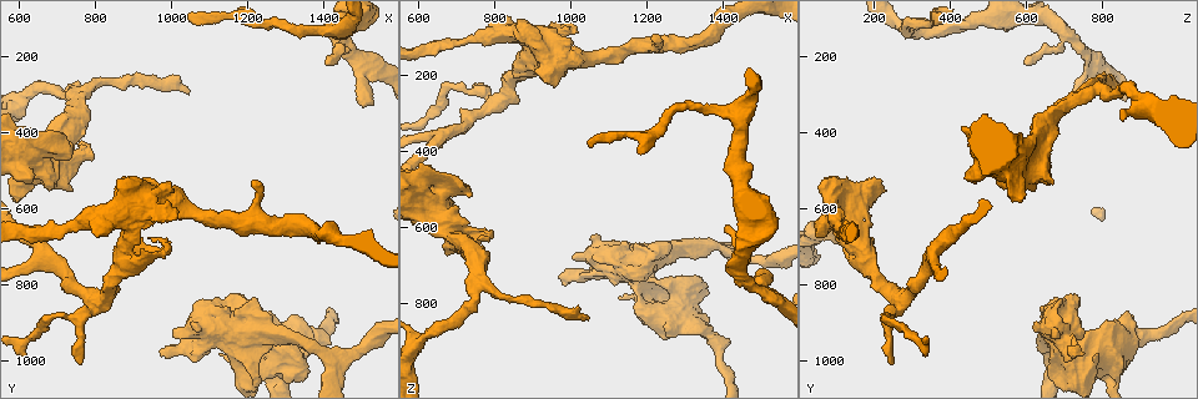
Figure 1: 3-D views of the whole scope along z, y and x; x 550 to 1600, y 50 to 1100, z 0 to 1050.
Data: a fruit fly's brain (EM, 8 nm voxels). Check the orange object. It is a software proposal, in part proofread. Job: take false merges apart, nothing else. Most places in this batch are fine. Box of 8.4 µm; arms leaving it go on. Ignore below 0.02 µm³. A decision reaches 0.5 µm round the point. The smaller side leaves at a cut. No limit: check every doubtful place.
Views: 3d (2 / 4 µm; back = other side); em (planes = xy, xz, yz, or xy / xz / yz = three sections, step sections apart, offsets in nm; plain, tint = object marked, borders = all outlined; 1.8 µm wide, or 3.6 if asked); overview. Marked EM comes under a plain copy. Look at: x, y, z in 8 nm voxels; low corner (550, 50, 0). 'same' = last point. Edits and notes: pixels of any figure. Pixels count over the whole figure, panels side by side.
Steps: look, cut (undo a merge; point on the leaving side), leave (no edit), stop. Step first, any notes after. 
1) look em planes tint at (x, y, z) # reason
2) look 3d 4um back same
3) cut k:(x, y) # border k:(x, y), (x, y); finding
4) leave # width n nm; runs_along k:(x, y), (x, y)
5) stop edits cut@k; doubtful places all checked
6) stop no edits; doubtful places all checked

look 3d 4um at (1490, 205, 755) # arms part here

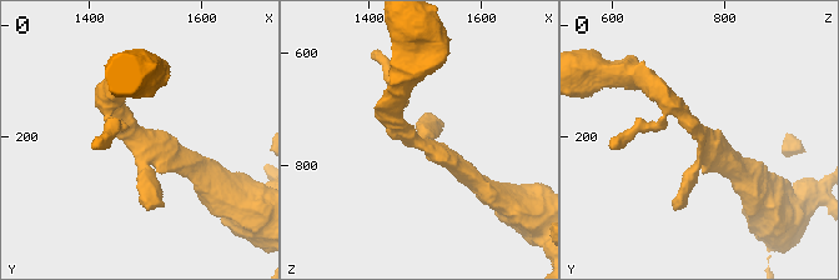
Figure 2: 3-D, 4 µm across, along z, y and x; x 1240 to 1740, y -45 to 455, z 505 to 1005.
look em xy step 8 tint at (1495, 200, 760) # need the tissue

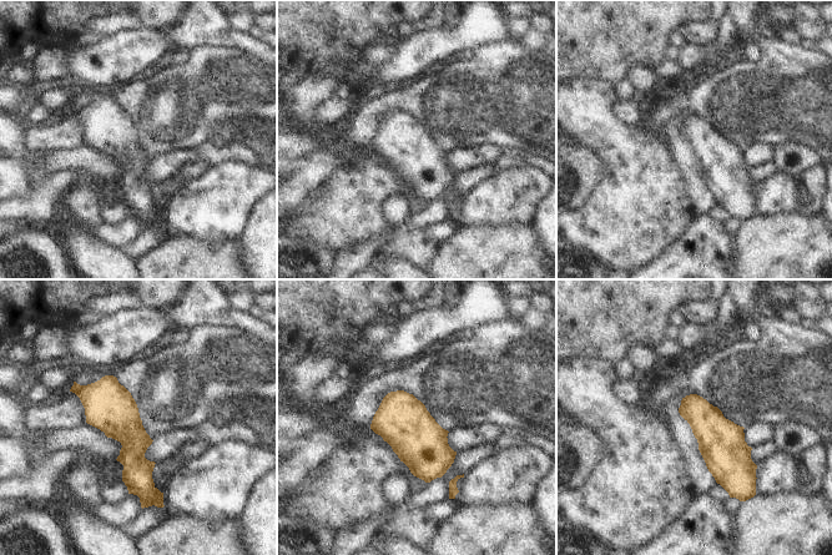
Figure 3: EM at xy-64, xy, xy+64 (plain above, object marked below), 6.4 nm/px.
look em planes tint same

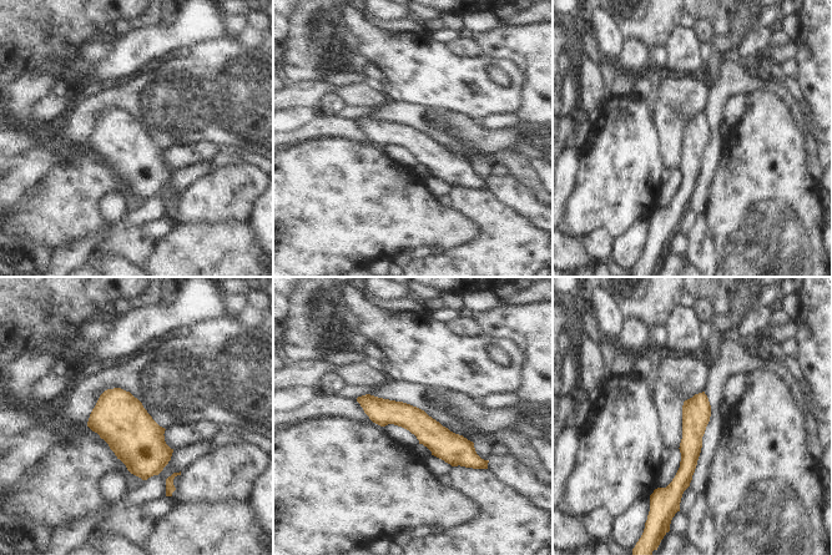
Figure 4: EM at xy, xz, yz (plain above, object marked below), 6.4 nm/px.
leave # runs_along 4:(361, 399), (414, 419), (470, 464); one neuron here

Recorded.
look em 3.6um xz step 16 tint at (655, 445, 510)

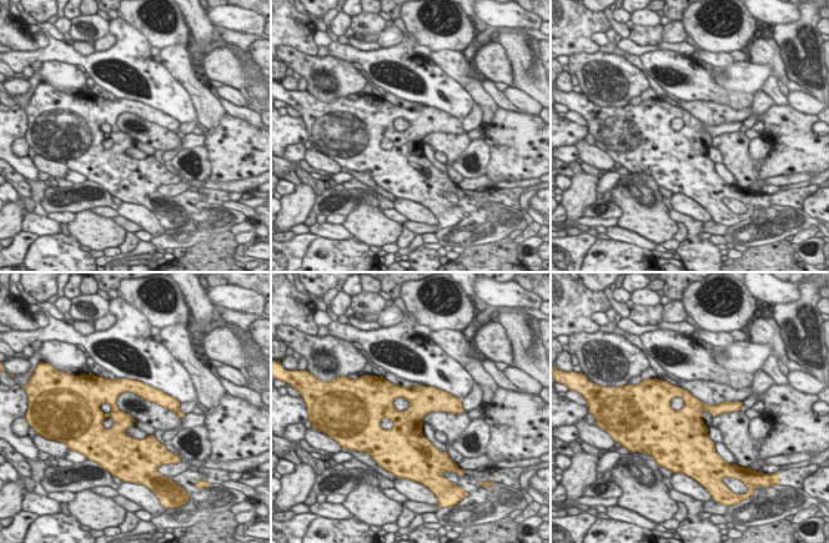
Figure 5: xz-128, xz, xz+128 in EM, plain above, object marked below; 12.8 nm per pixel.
leave # continuous, no second neuron

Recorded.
look em planes tint at (745, 470, 625) # thick turns thin

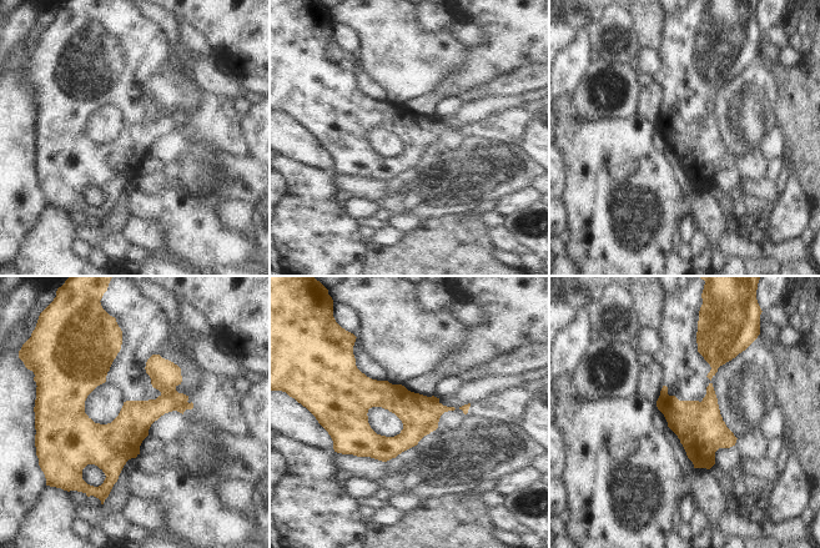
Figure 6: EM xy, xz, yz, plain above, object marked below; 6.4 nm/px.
leave # width 260 nm; runs_along 6:(189, 405), (124, 432), (55, 410); one neuron here

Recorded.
stop no edits; doubtful places all checked

